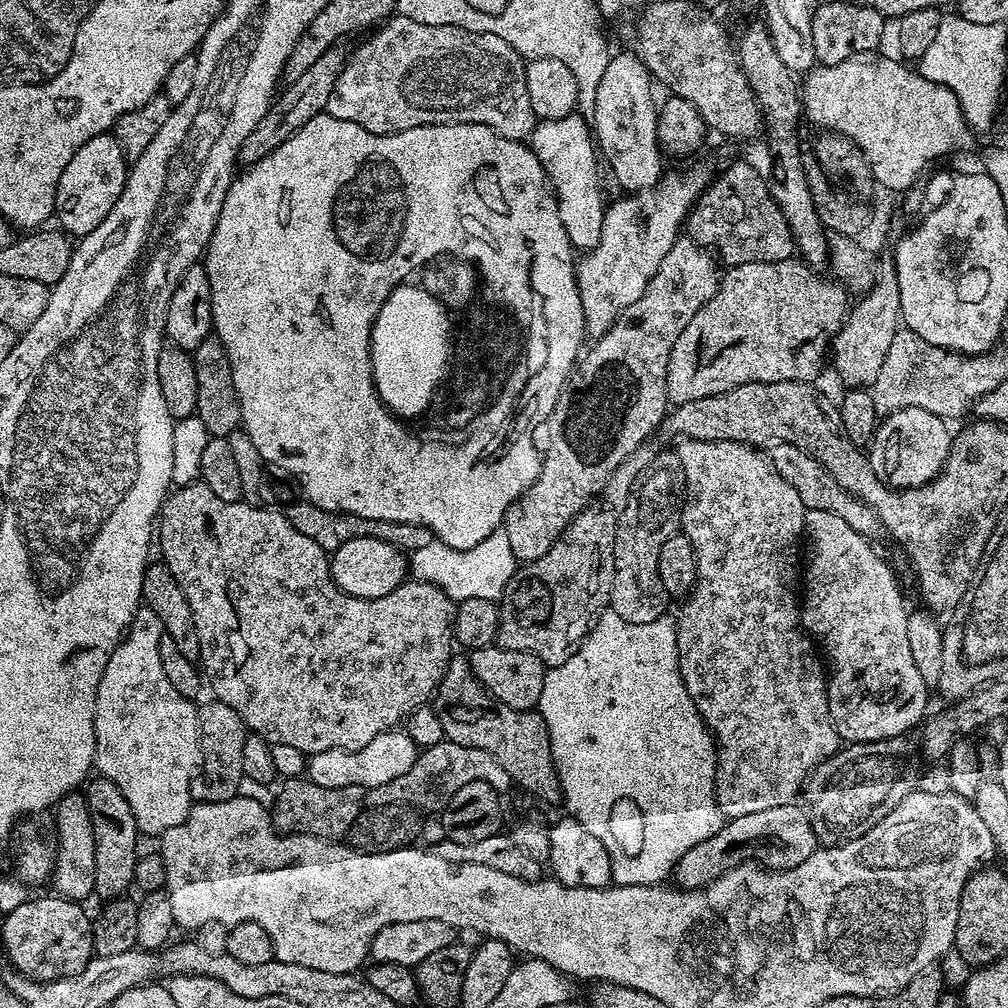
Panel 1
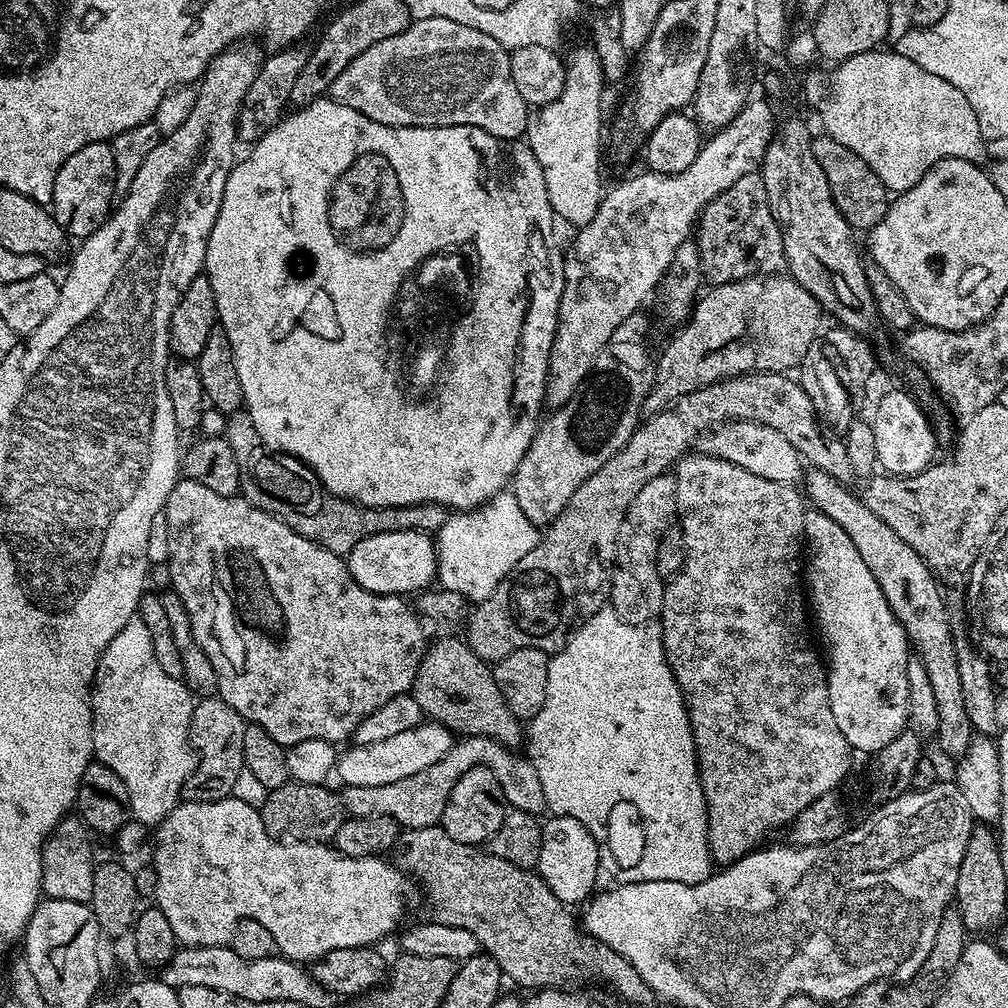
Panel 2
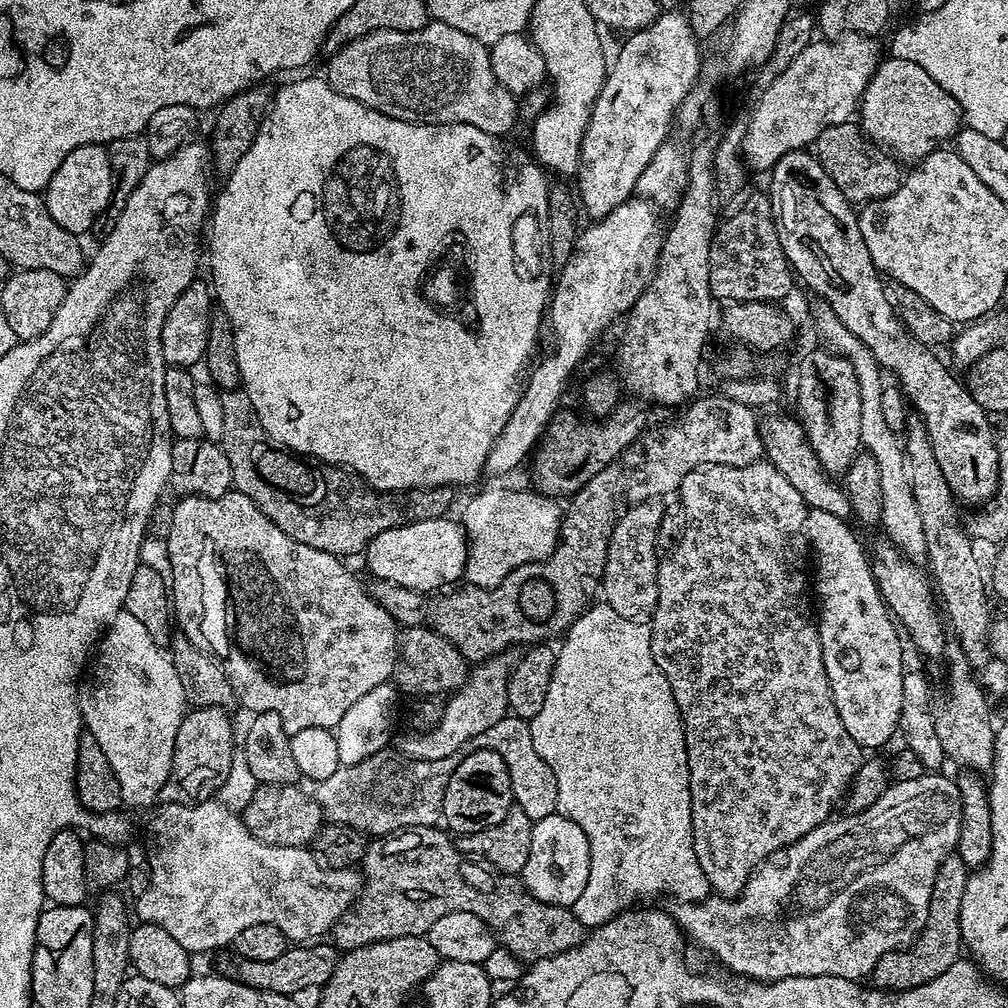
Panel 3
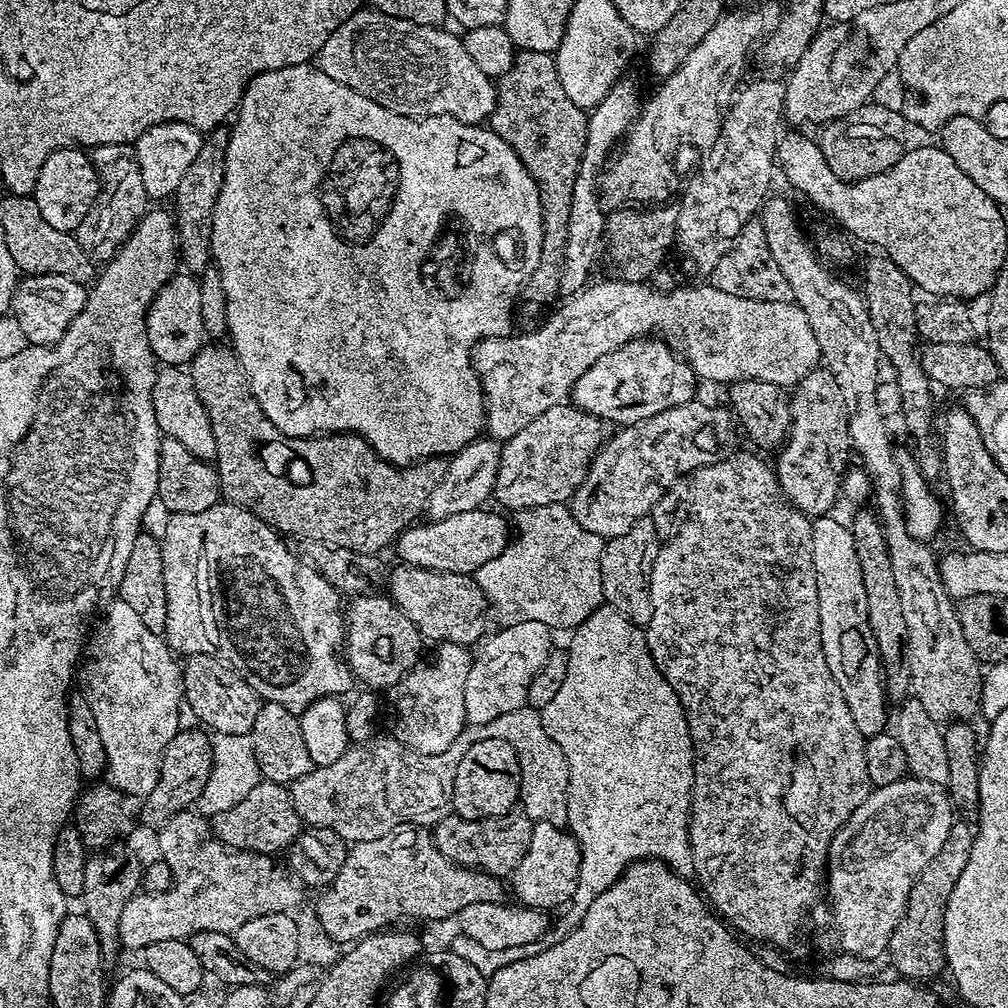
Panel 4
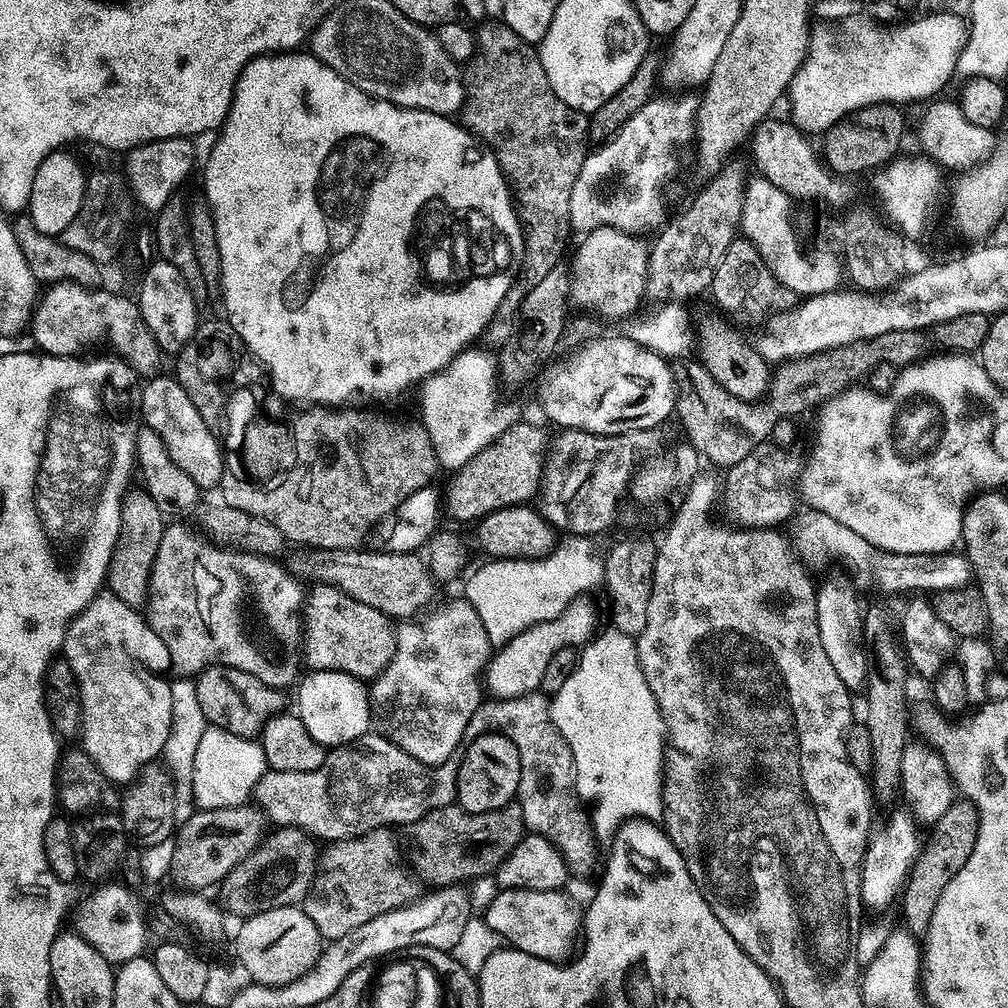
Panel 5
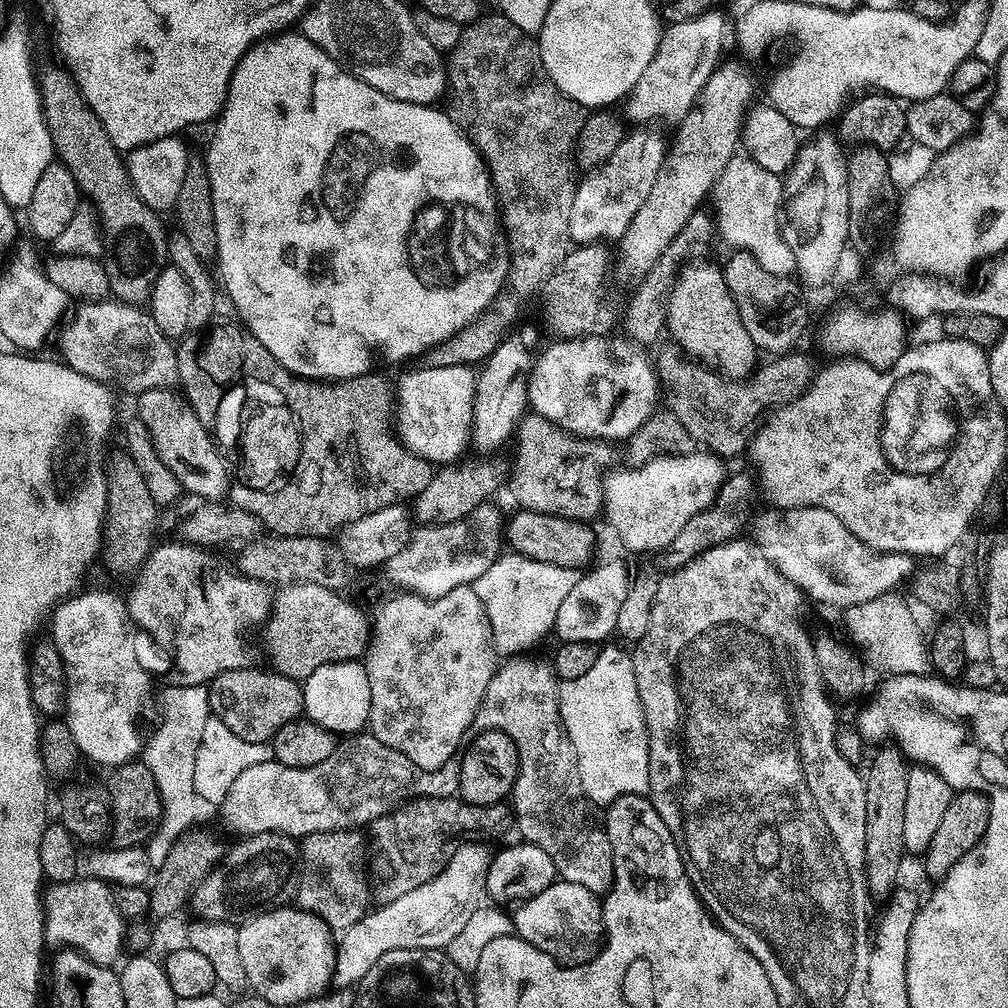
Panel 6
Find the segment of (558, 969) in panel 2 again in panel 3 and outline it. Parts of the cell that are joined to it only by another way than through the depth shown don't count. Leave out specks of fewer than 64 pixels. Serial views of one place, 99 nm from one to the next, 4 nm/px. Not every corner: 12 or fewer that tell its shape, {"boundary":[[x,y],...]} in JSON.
{"boundary":[[443,827],[373,839],[330,940],[349,952],[482,918],[521,962],[584,941],[571,908]]}

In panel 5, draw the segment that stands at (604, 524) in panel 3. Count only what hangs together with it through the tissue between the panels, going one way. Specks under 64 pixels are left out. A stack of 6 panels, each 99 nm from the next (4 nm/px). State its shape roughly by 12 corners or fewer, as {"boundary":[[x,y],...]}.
{"boundary":[[326,548],[313,581],[389,618],[419,617],[437,581],[416,552]]}

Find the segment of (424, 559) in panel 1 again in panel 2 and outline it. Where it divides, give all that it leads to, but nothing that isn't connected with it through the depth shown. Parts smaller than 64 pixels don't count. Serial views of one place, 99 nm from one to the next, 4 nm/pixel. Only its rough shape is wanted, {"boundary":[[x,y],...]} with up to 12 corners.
{"boundary":[[508,490],[434,536],[439,587],[468,602],[534,550]]}

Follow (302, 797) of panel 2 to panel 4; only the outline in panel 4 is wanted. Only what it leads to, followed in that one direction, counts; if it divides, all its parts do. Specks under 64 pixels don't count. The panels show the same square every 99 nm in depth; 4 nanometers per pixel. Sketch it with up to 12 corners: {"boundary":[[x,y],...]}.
{"boundary":[[266,779],[211,816],[230,848],[272,856],[302,830],[291,791]]}

